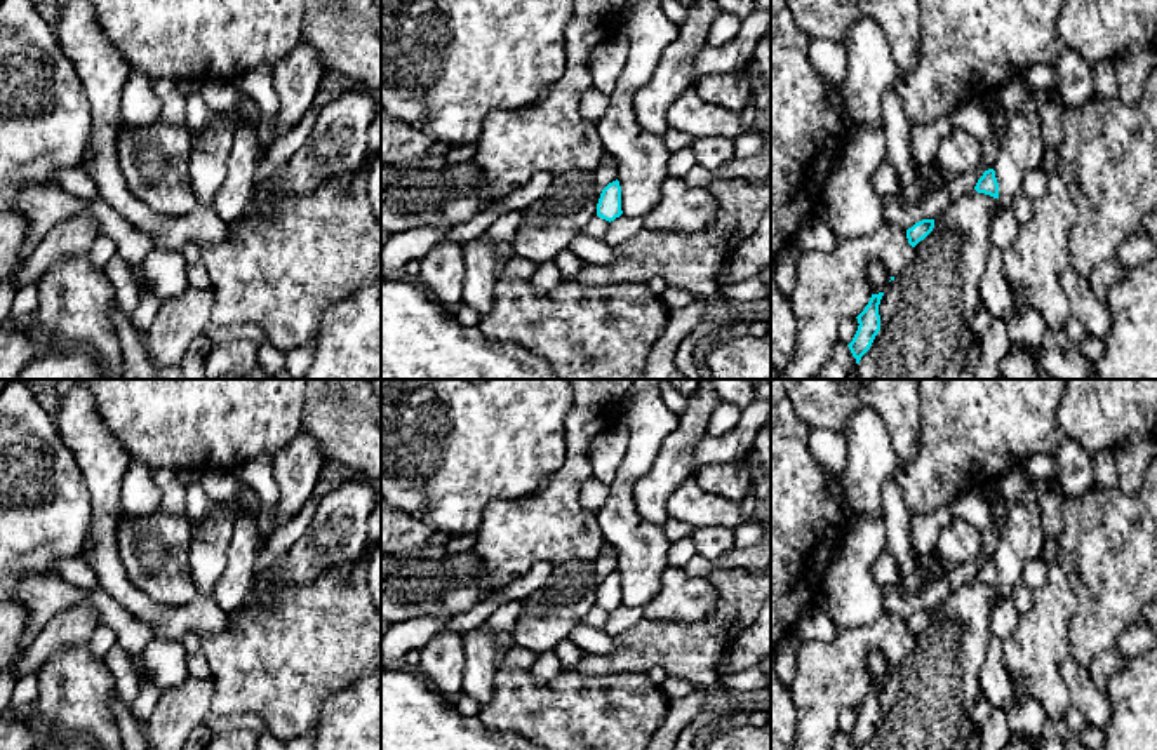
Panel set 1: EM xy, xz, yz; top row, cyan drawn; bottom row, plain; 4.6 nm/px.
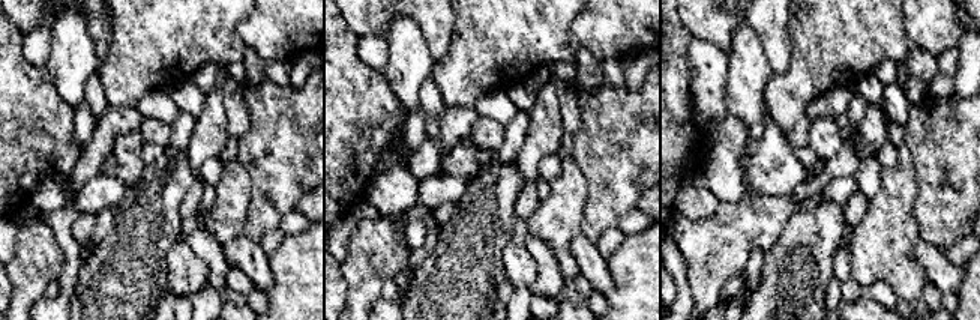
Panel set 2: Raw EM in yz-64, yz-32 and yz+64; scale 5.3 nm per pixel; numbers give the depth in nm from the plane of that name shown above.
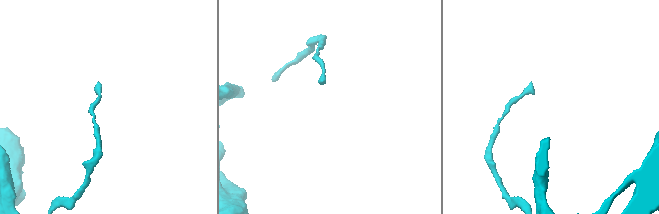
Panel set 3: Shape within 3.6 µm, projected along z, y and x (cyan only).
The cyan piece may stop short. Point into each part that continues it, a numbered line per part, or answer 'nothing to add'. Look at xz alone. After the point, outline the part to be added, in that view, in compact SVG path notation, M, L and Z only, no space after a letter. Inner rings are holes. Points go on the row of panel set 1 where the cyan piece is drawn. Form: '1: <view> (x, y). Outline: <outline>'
nothing to add

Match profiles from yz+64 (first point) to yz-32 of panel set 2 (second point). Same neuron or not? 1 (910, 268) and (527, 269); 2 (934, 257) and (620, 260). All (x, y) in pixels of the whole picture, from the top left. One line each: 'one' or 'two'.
1: two
2: two

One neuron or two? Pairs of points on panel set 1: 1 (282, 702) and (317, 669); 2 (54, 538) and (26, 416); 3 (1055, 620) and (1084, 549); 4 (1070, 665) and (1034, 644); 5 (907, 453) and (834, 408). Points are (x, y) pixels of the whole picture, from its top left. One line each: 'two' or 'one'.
1: one
2: one
3: two
4: two
5: one

